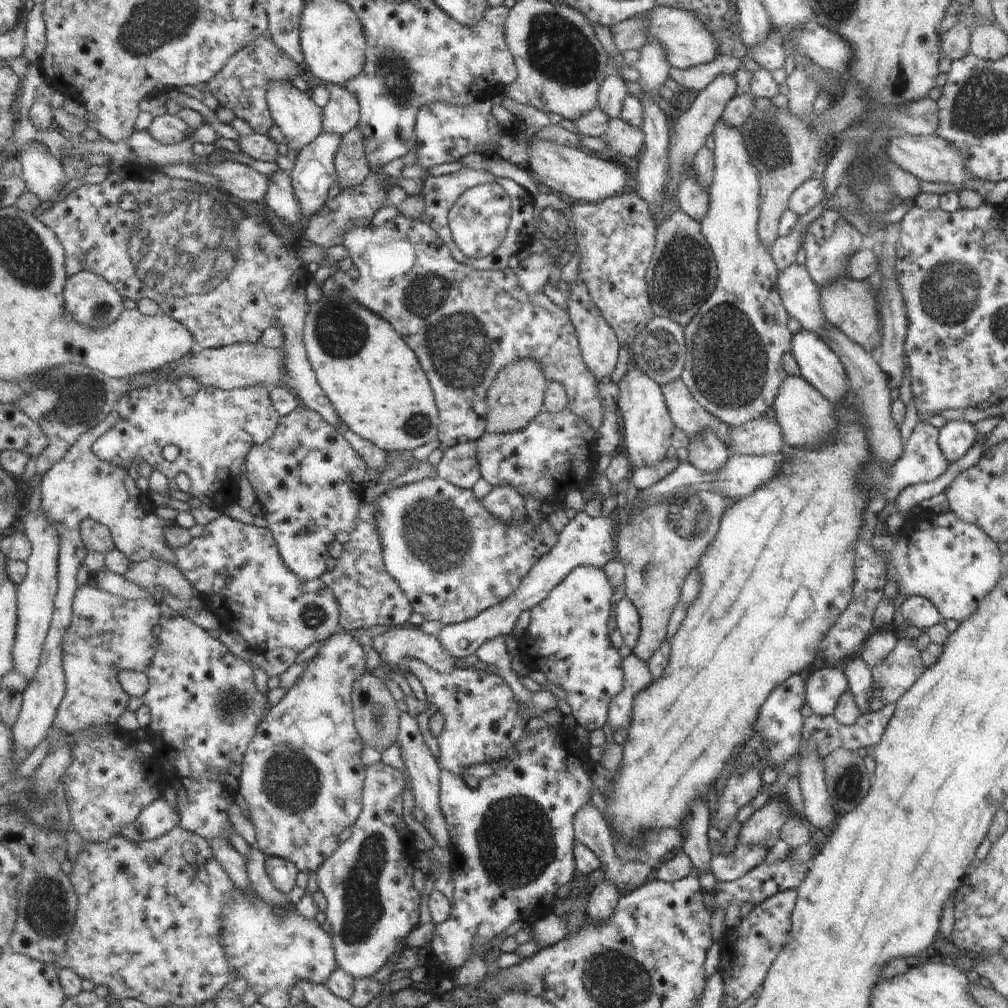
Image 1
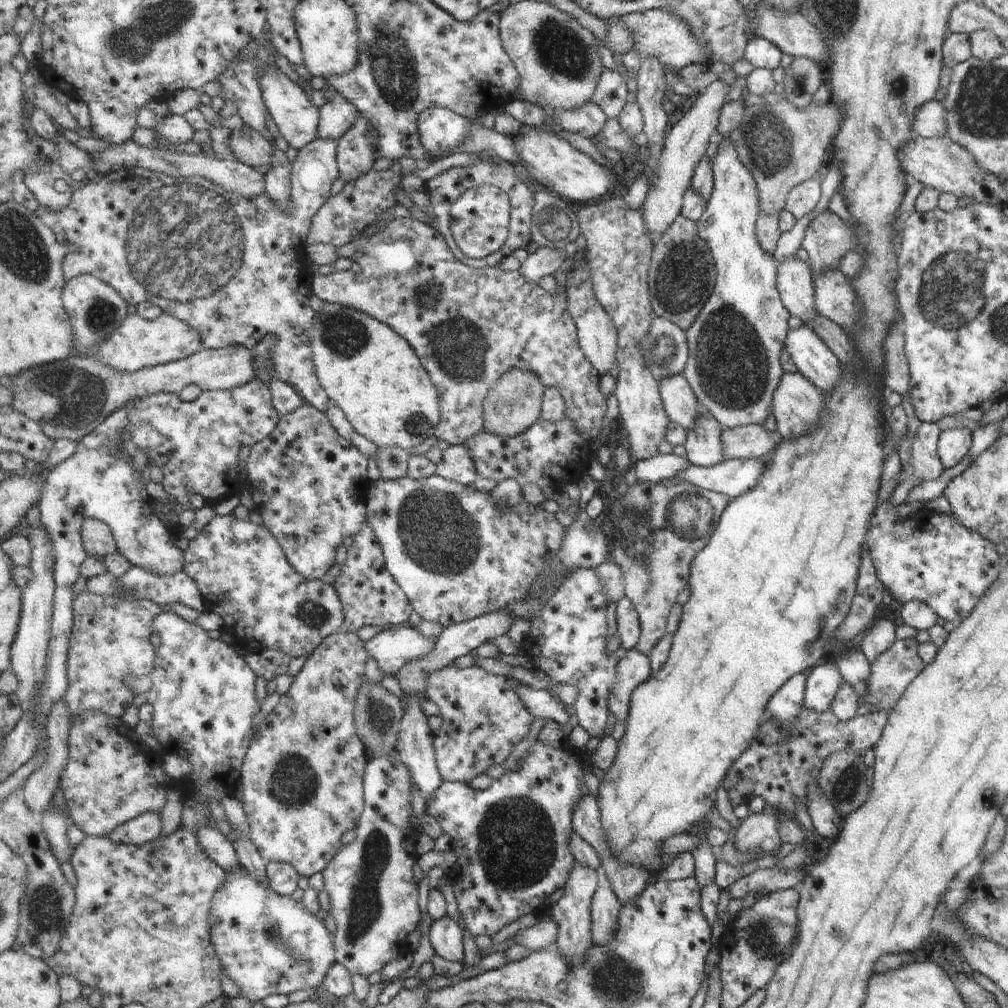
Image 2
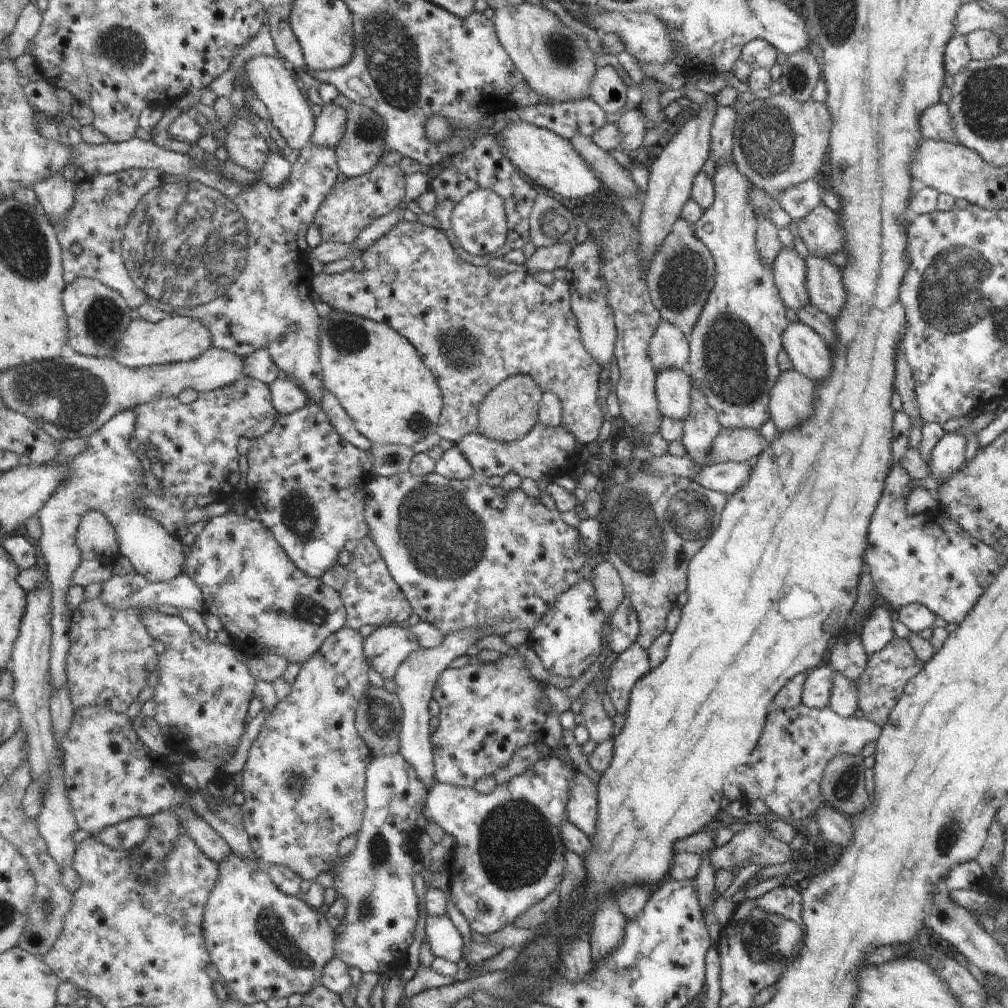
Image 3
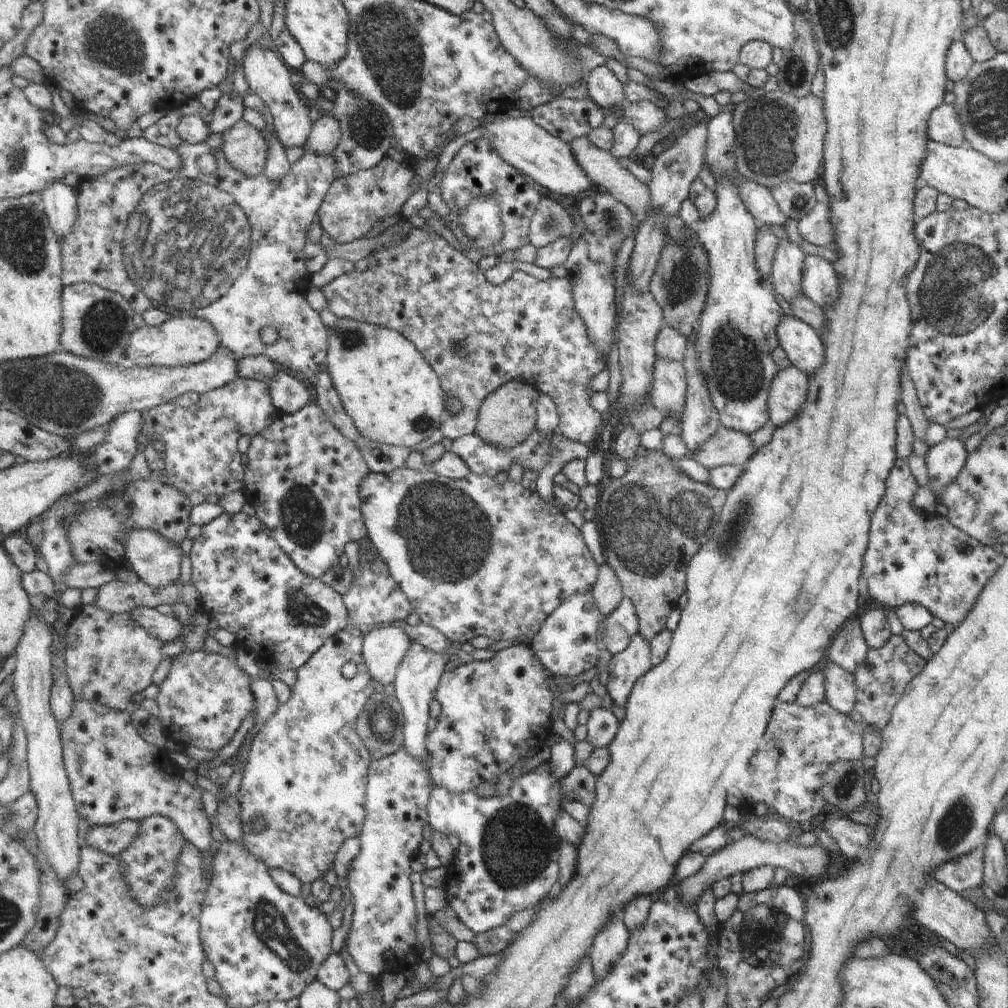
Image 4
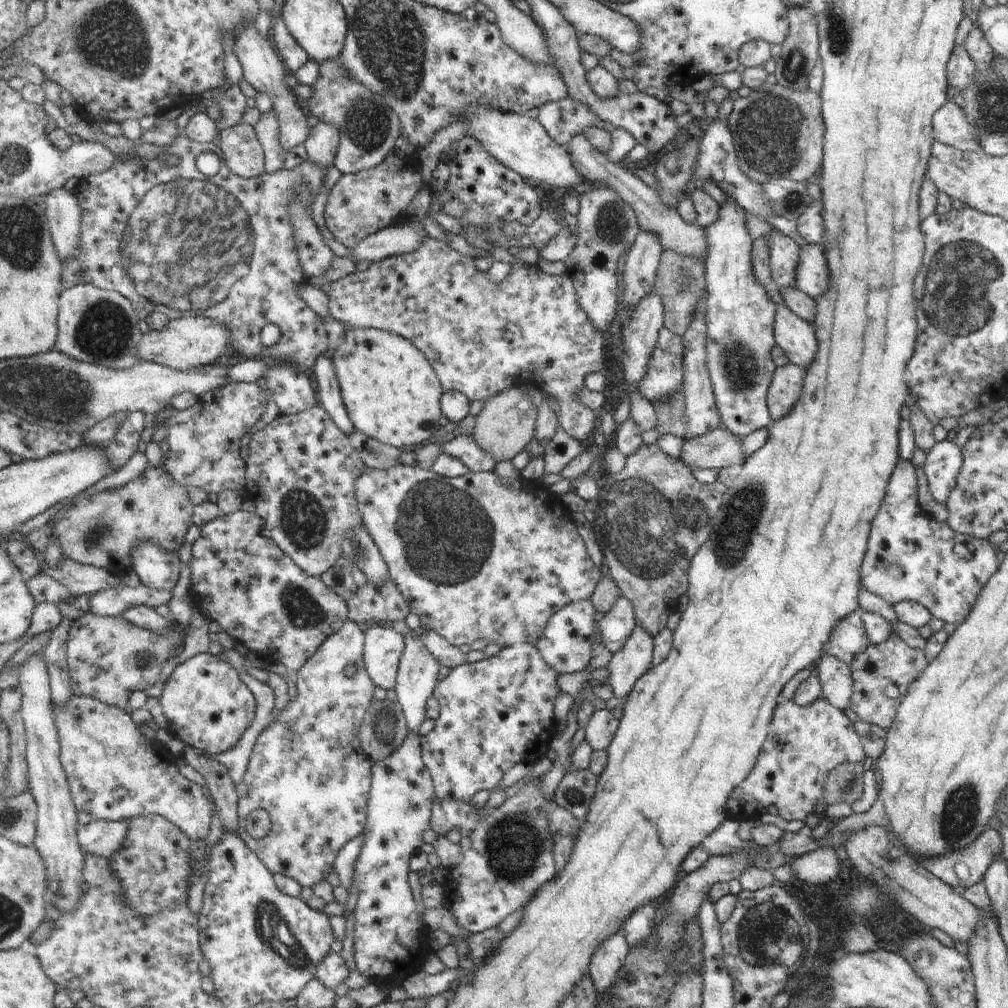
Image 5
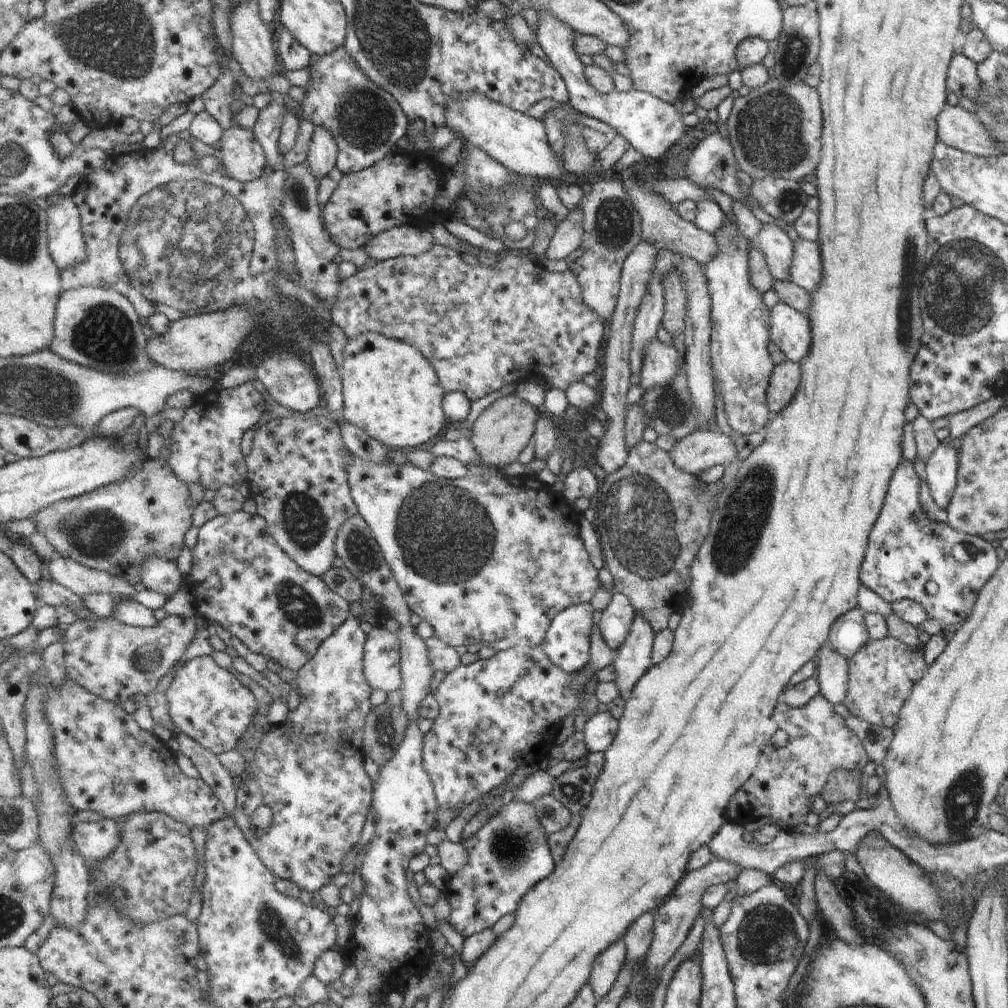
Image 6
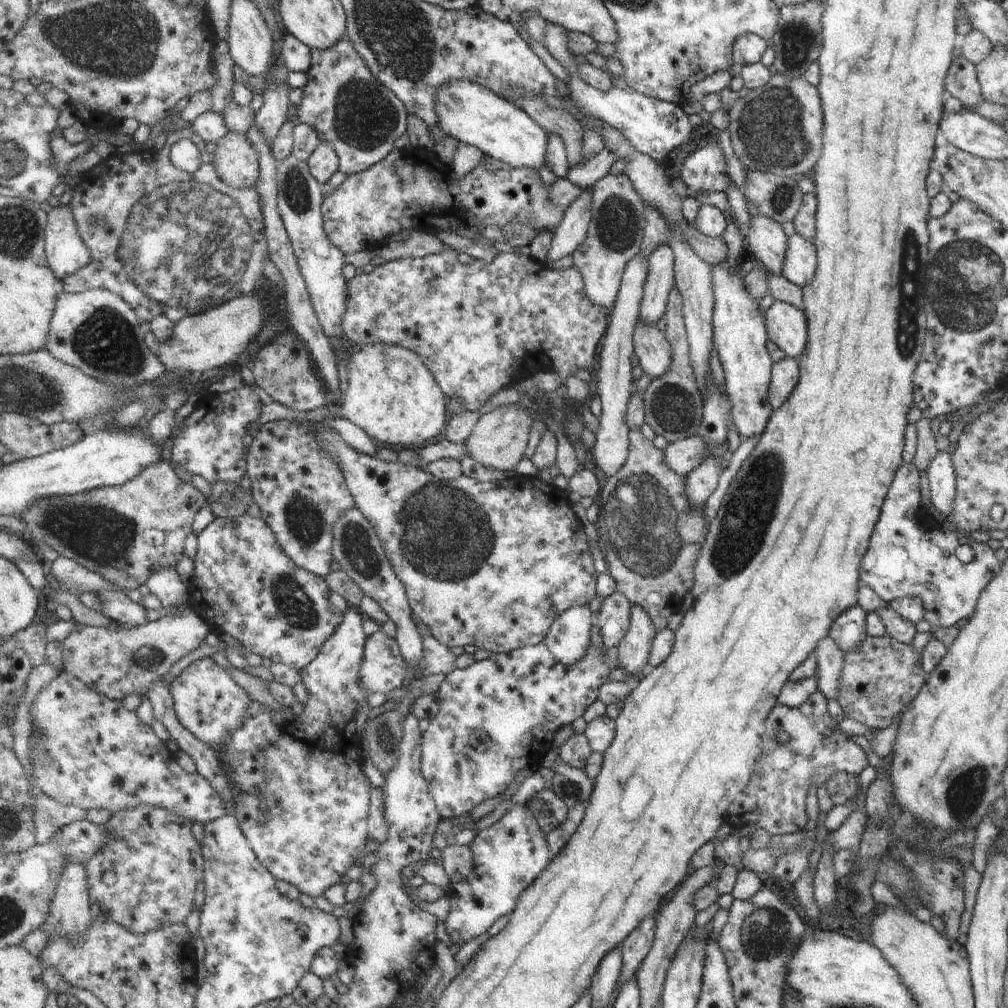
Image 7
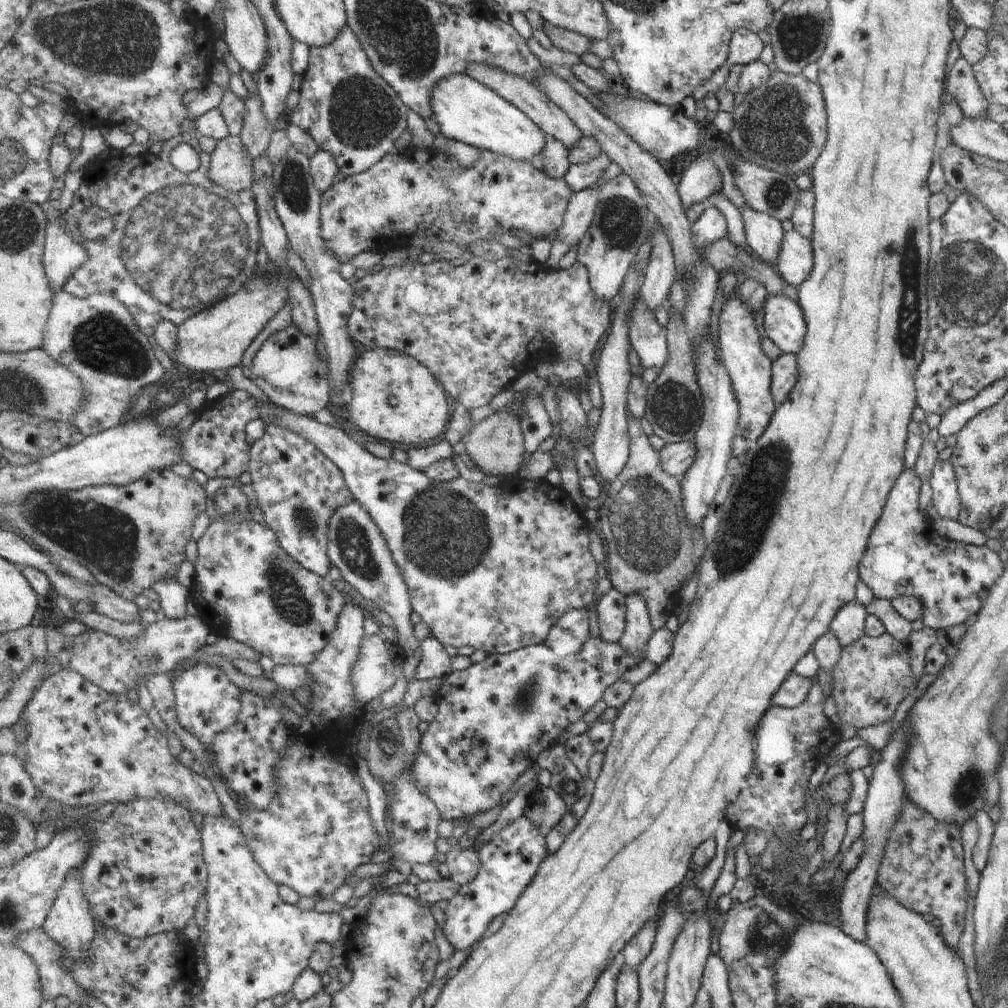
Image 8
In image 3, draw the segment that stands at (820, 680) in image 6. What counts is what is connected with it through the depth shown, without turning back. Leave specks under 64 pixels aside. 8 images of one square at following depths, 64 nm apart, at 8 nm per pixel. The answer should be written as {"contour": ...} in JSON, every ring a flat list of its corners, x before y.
{"contour":[[834,670,831,678,828,706,841,718,853,716,858,709,855,683,837,670]]}

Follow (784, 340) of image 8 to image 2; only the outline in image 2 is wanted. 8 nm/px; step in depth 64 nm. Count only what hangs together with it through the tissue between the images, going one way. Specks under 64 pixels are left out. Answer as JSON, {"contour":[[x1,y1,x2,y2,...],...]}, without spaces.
{"contour":[[801,324,788,329,783,346,797,373,821,392,831,392,831,388,839,382,840,362,808,326]]}

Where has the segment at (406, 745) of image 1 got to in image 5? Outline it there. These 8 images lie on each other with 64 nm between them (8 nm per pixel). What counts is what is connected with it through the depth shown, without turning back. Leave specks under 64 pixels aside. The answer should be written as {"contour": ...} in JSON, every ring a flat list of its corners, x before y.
{"contour":[[403,634,403,640,405,640,405,650,401,656,399,674,396,680,397,700,405,712,409,731,413,732,415,736,422,736,421,726,427,718,427,700,434,696,442,666,439,664,439,660,431,654,429,648,423,644,423,640,419,636]]}

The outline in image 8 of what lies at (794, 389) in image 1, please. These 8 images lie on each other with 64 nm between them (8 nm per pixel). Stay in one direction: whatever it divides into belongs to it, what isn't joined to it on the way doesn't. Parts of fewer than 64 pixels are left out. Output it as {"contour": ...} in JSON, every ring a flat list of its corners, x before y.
{"contour":[[781,353,770,364,770,394,776,405,782,403,797,380,796,358,793,354]]}

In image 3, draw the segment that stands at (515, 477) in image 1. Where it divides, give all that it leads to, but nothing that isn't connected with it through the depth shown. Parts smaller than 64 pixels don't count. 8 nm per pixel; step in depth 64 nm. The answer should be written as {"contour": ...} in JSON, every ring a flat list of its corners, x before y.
{"contour":[[537,423,525,438,521,438,517,442,510,442,509,444,497,442,497,440,475,432,467,434,457,444,457,448,465,454,465,458,471,462,471,466,474,466,478,477,505,477,507,474,515,472,523,480,531,478,531,480,541,482,543,478,557,480,559,476,571,476,579,464,586,464,583,460,583,454,577,452,577,444,580,444,579,440,565,426,553,428,553,426]]}

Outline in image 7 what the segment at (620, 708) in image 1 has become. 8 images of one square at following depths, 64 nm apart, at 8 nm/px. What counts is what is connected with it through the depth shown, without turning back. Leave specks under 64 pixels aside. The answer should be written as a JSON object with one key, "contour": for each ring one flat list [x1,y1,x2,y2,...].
{"contour":[[633,604,631,628,623,642,616,647,619,666,625,672,629,672,631,678,645,677,651,671,652,664,649,658,657,632,647,610,643,610,639,604]]}

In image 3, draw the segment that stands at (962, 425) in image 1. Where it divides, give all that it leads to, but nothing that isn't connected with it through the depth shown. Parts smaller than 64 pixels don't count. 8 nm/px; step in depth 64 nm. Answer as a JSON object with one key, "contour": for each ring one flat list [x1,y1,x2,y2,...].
{"contour":[[943,432,939,442,935,443,927,462,928,475,937,482,939,478,942,478,942,482,949,480,963,464,964,452,965,436]]}

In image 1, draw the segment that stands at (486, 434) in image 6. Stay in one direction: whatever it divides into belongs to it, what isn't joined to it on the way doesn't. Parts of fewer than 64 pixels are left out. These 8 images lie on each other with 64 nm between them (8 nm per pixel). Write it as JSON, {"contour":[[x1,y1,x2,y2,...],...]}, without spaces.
{"contour":[[519,360,505,367,495,379,493,388,488,395,487,433,513,434,525,430,545,411,546,392,550,382,545,378,545,372,537,360]]}

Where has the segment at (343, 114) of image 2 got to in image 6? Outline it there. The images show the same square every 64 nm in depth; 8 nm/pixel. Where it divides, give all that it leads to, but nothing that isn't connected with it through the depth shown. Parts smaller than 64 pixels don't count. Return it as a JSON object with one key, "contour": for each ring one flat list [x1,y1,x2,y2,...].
{"contour":[[316,127,308,150,307,162,315,178,321,180,327,174,338,168,338,144,329,130]]}

